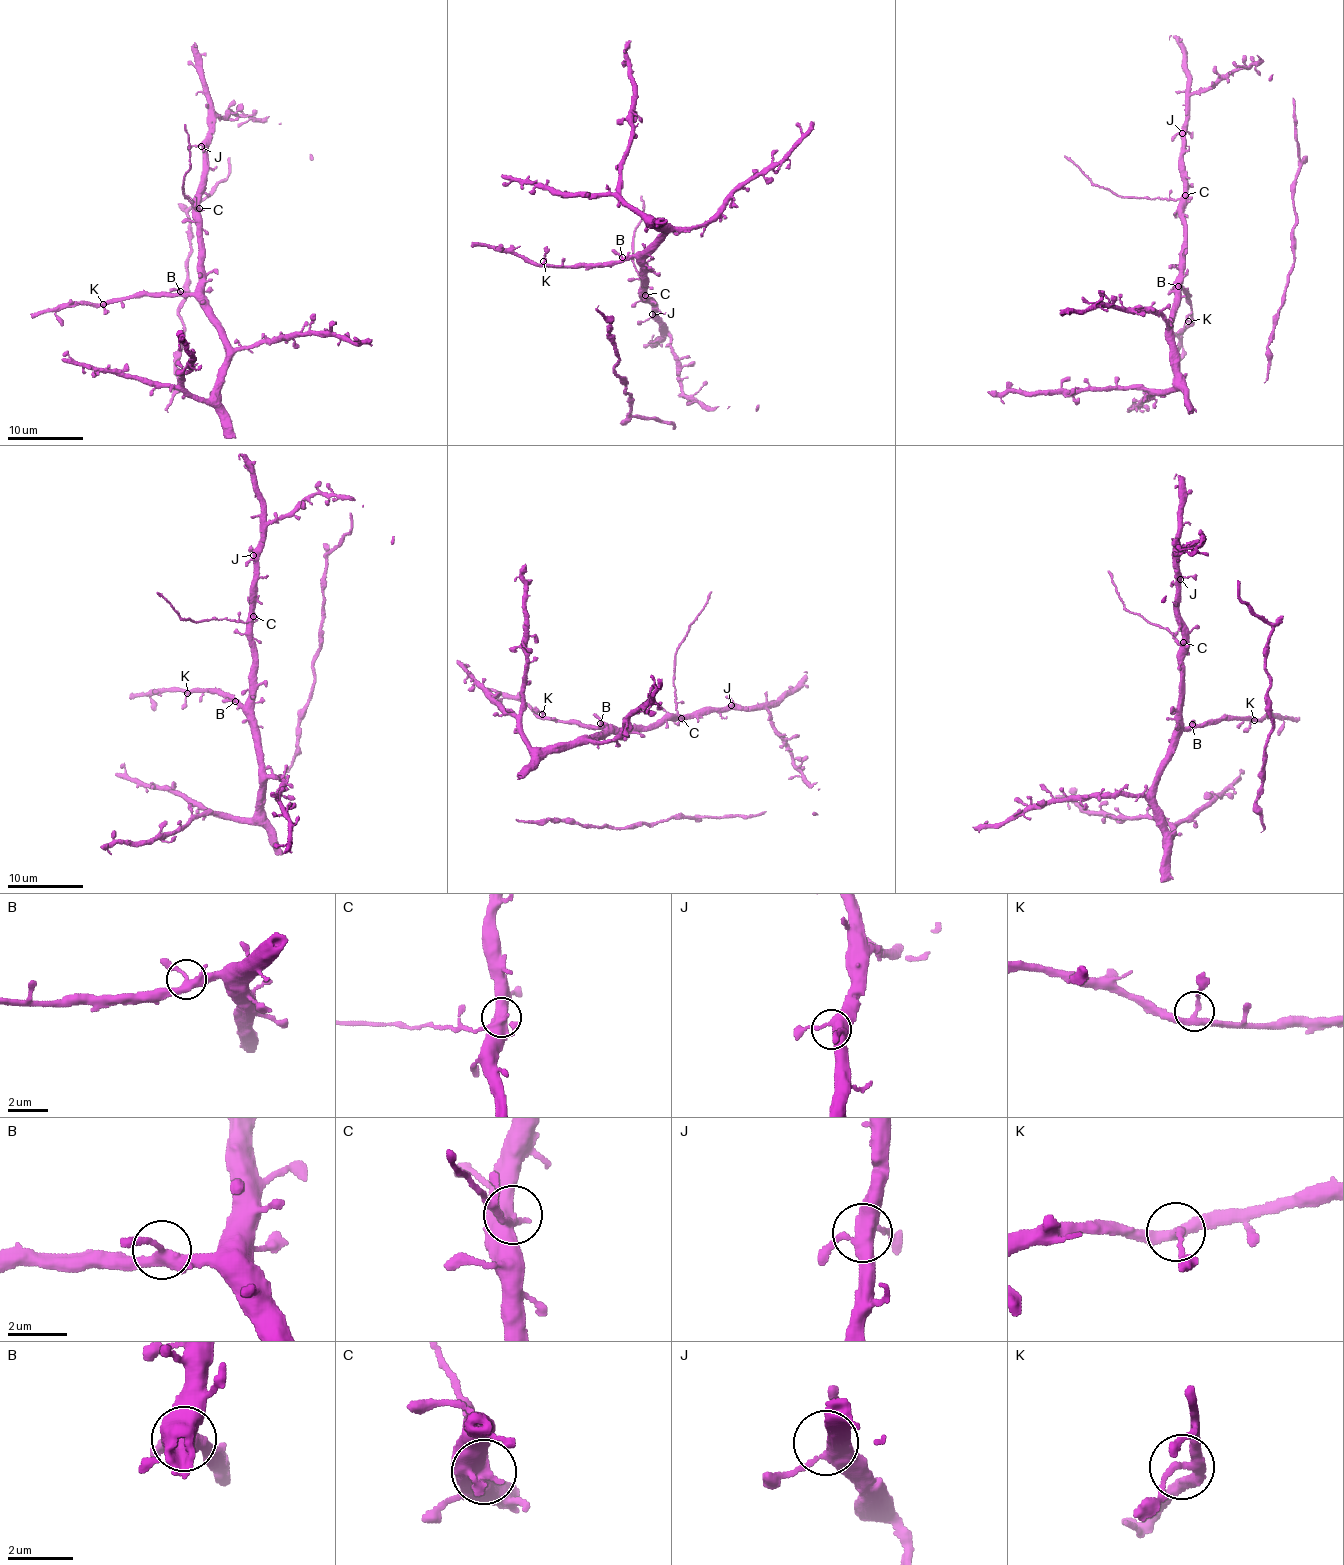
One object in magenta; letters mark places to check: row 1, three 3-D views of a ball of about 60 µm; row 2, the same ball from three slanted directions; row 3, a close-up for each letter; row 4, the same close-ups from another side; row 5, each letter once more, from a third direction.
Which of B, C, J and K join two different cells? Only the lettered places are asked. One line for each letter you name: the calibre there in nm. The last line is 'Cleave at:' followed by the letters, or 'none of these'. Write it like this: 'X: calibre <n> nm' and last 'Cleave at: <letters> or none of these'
C: calibre 500 nm
Cleave at: C

